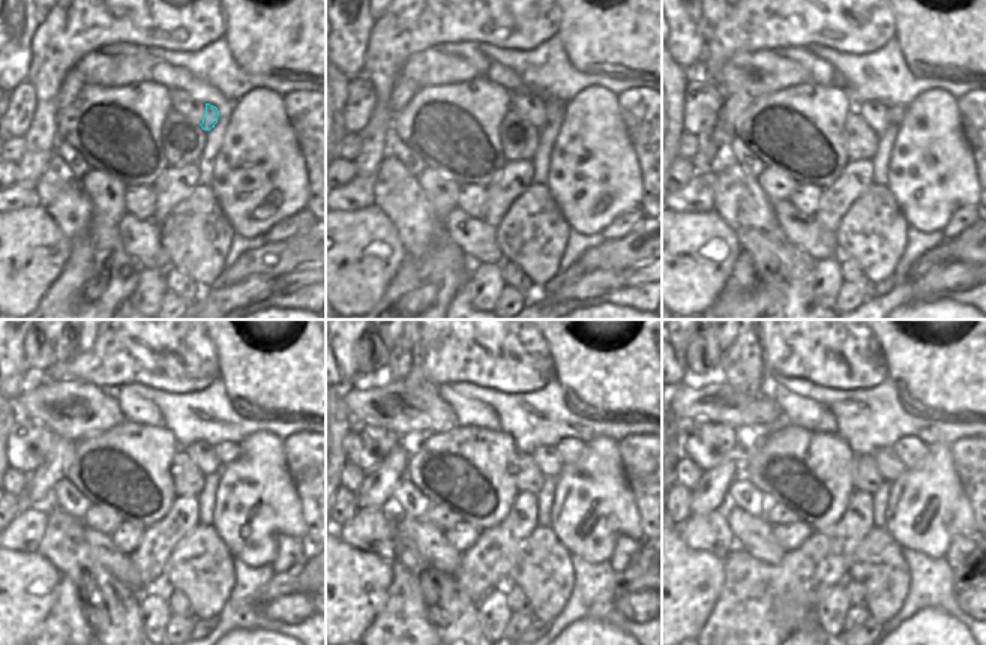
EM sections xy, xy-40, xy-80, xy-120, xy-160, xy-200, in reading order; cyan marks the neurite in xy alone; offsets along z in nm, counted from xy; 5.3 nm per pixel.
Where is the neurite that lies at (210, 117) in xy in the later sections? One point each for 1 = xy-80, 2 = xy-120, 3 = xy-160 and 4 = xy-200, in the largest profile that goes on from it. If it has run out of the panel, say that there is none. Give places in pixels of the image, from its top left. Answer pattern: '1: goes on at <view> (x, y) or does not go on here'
1: goes on at xy-80 (895, 114)
2: goes on at xy-120 (227, 452)
3: goes on at xy-160 (569, 450)
4: goes on at xy-200 (911, 450)

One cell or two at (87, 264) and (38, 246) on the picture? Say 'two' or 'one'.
two

